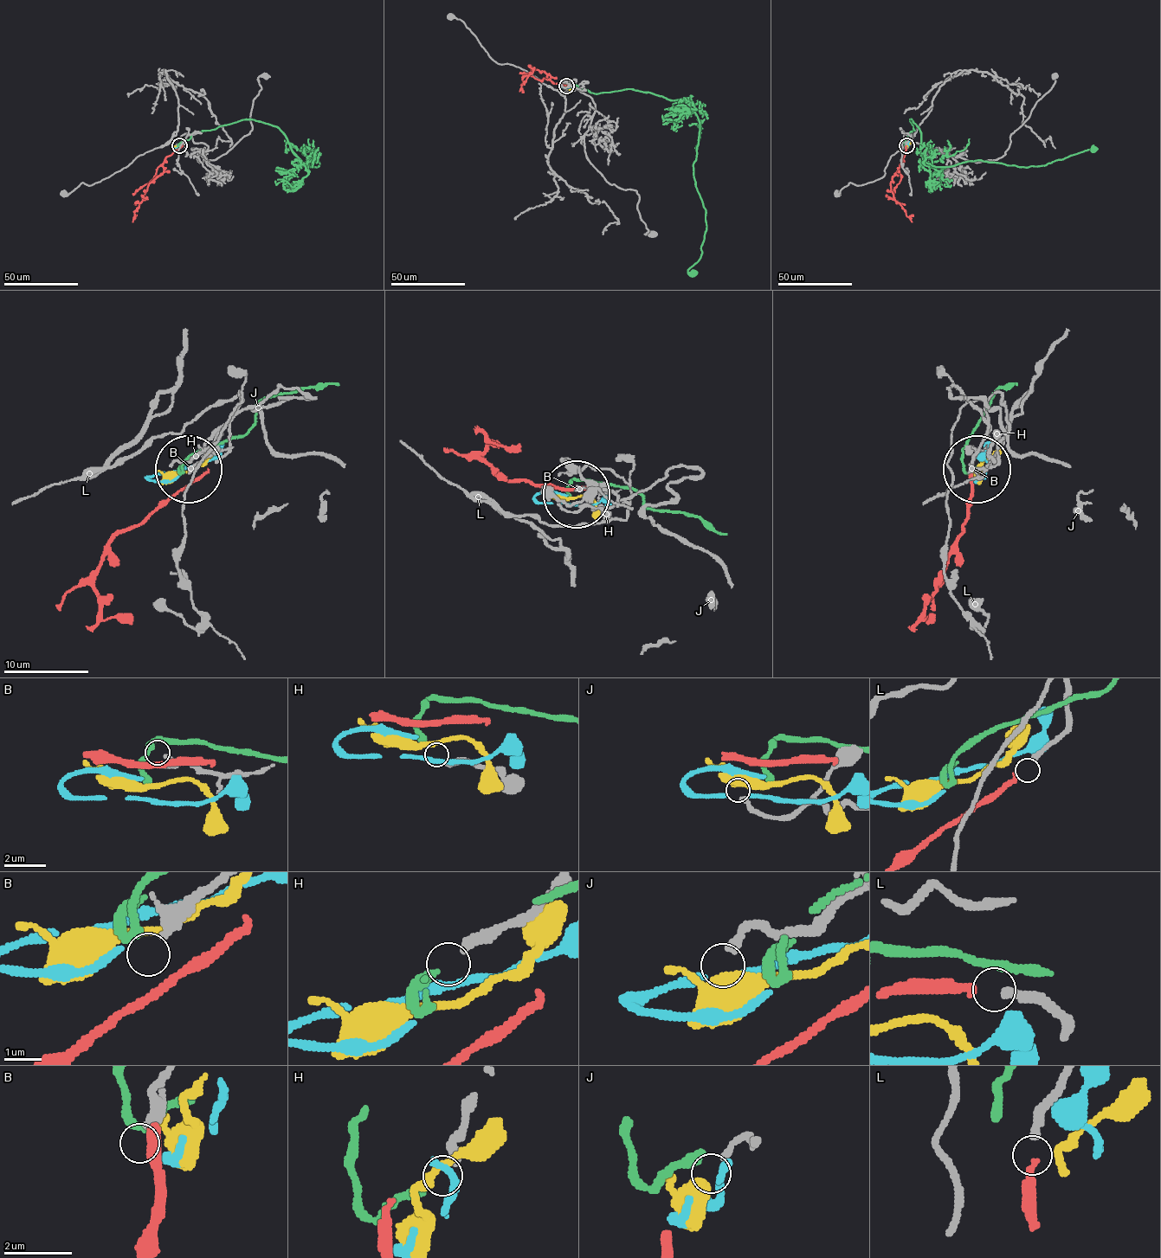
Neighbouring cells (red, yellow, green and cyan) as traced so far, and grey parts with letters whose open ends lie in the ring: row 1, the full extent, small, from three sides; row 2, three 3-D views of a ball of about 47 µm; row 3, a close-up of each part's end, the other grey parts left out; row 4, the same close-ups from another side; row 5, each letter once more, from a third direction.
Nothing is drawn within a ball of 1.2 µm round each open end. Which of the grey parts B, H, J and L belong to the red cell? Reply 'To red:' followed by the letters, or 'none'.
To red: L

